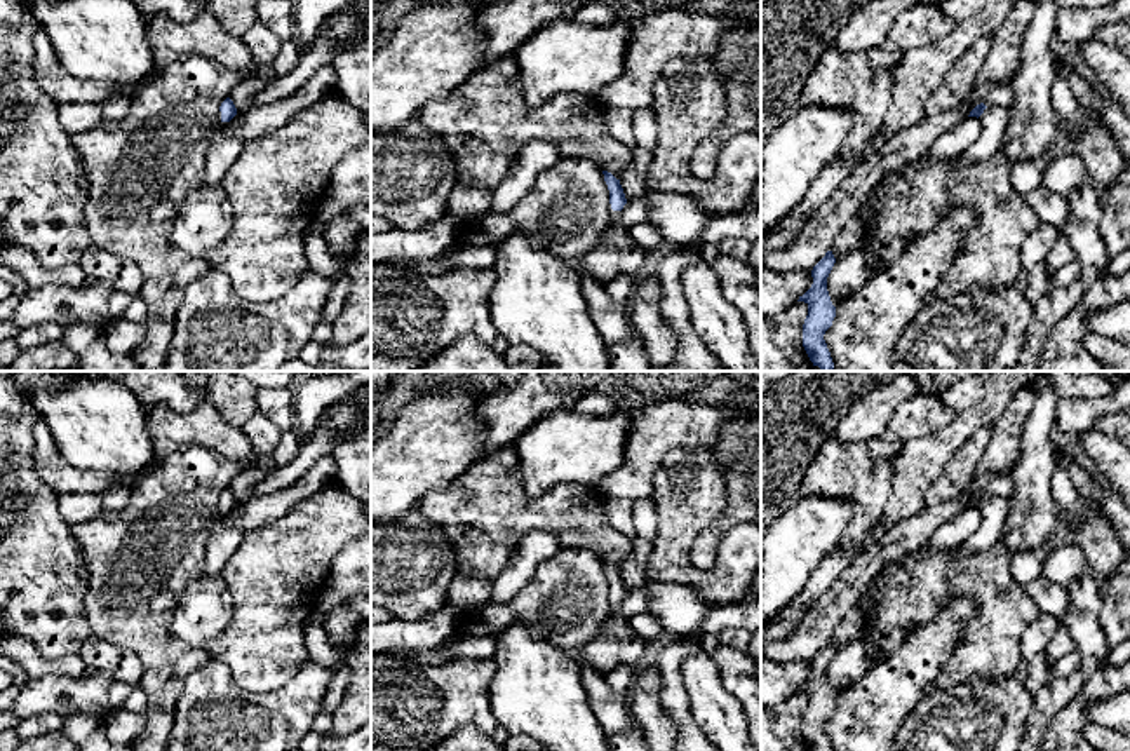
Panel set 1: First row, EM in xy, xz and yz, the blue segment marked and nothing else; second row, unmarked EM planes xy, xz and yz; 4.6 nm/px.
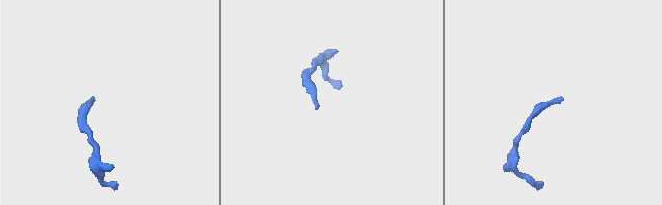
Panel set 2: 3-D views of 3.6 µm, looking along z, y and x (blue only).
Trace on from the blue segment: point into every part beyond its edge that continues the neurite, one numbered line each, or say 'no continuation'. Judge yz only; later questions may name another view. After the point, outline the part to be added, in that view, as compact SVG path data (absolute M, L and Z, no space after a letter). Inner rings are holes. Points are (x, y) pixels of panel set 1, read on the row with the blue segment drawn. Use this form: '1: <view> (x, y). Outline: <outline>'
1: yz (1002, 96). Outline: M996 85L984 99L987 108L1001 106L1010 108L1013 101L1013 87L1012 85Z

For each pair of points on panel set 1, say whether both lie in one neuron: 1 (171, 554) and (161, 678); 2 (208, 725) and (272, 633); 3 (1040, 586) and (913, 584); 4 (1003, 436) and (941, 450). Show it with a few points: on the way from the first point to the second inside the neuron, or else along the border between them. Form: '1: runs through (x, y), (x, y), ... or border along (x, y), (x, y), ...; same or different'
1: runs through (157, 586), (157, 647); same
2: border along (211, 656), (239, 687), (277, 690); different
3: border along (1022, 588), (1040, 612); different
4: border along (1017, 392), (991, 424); different

